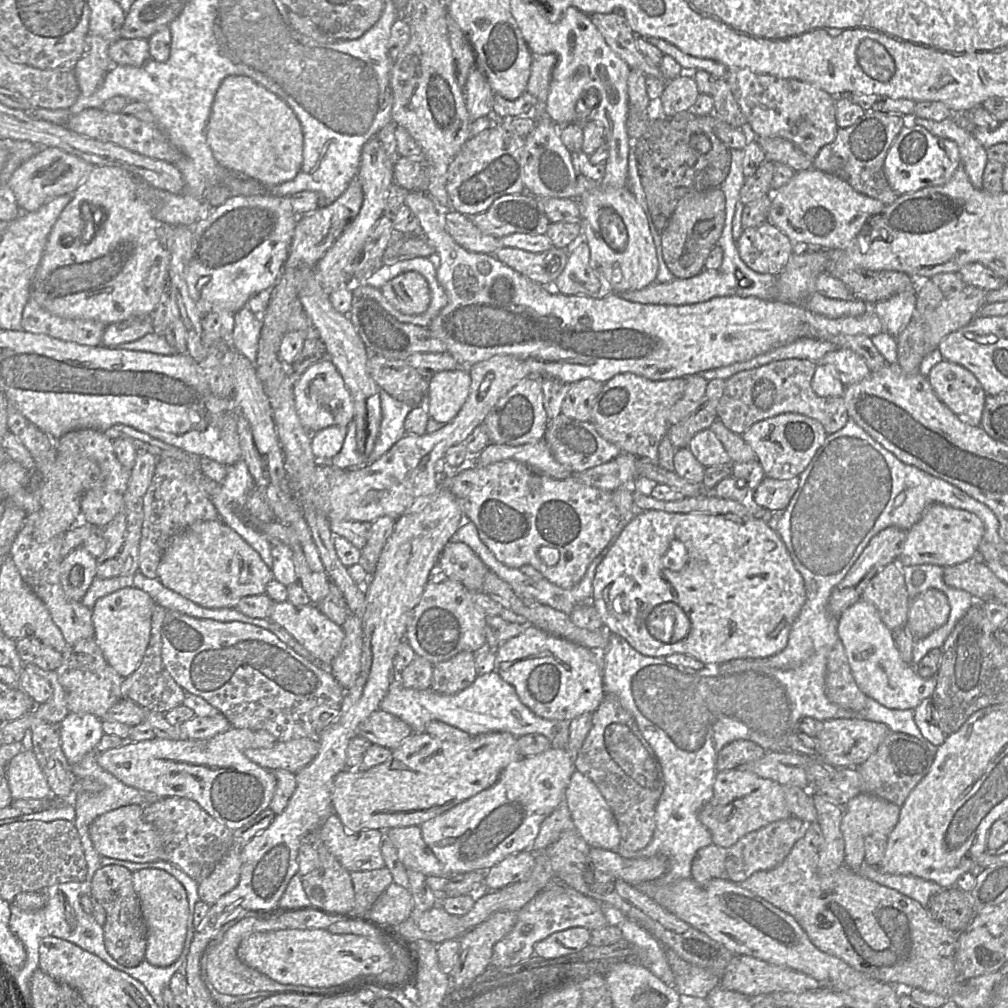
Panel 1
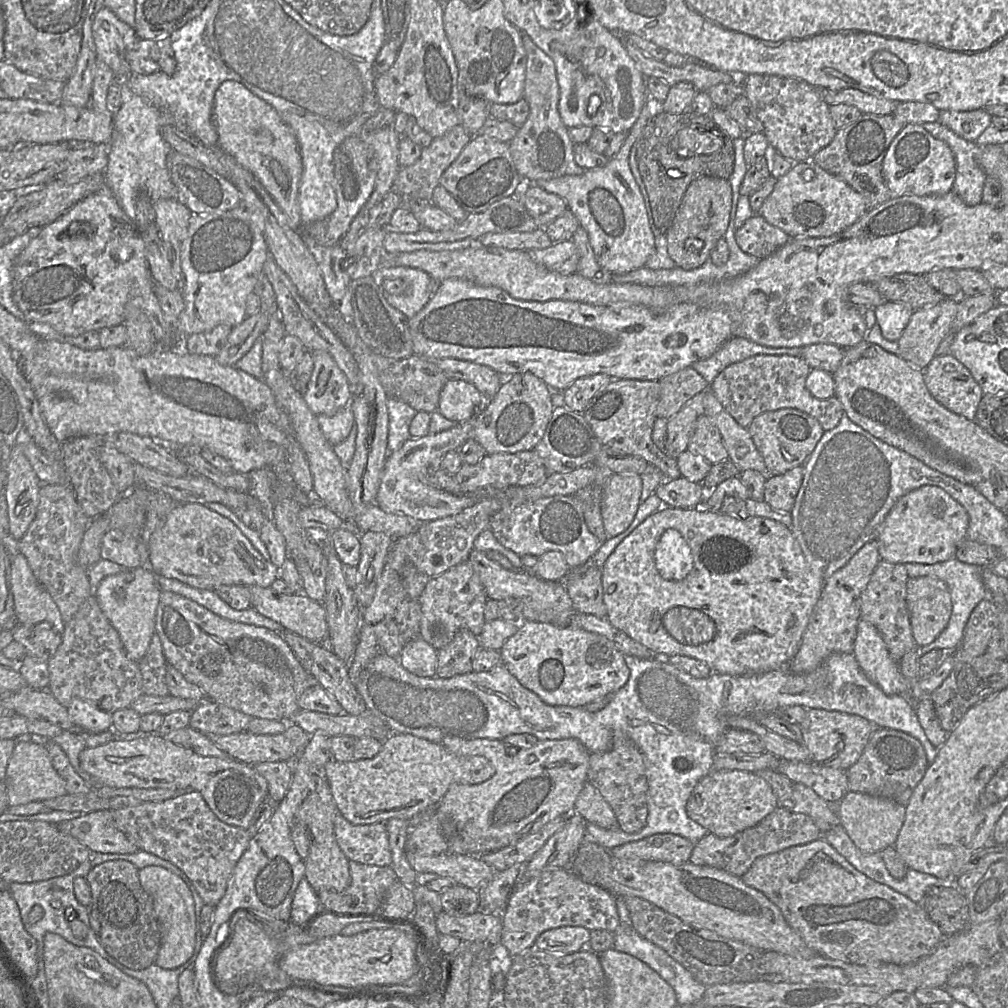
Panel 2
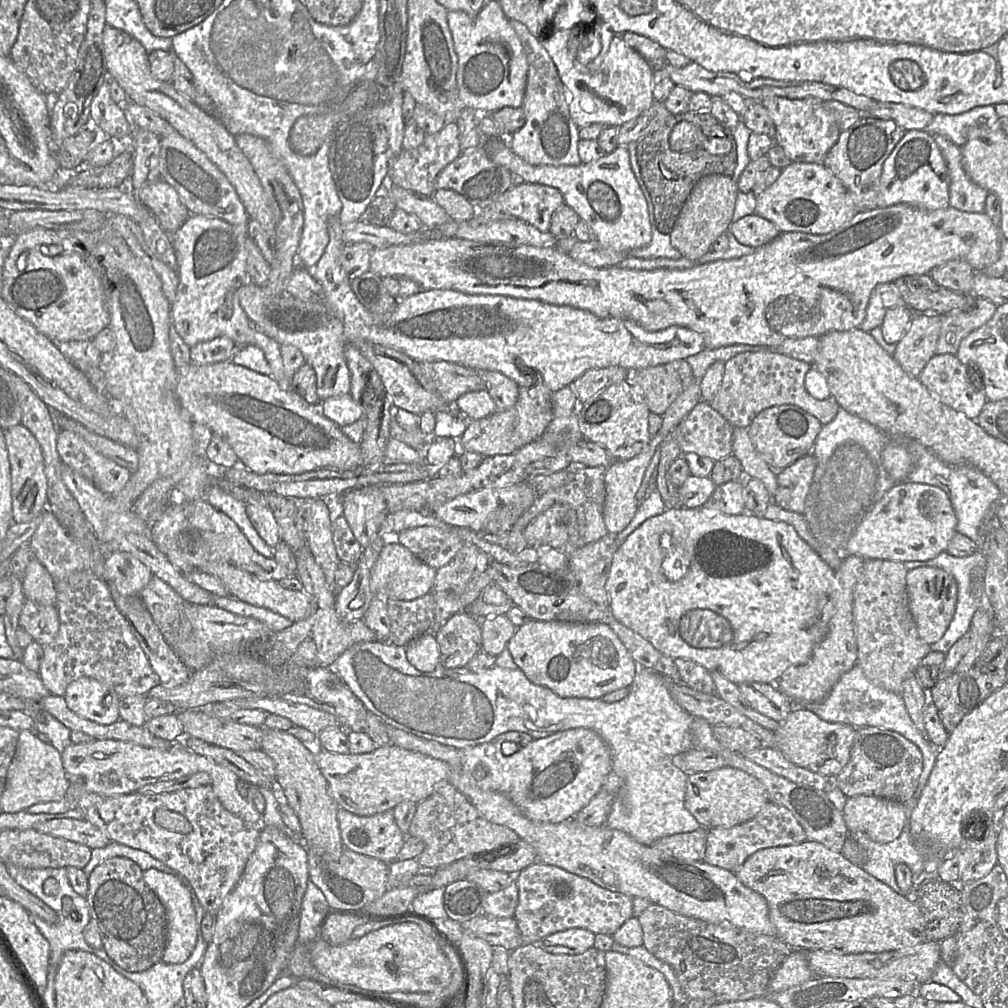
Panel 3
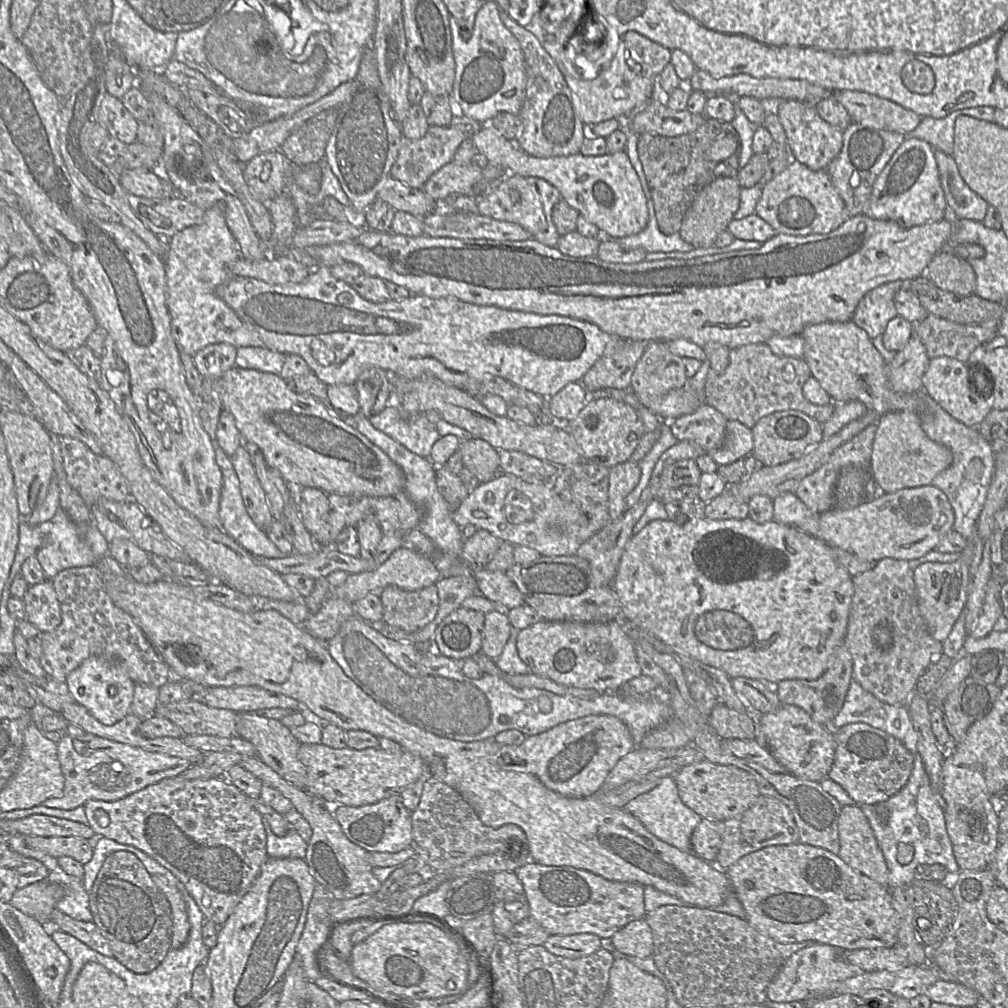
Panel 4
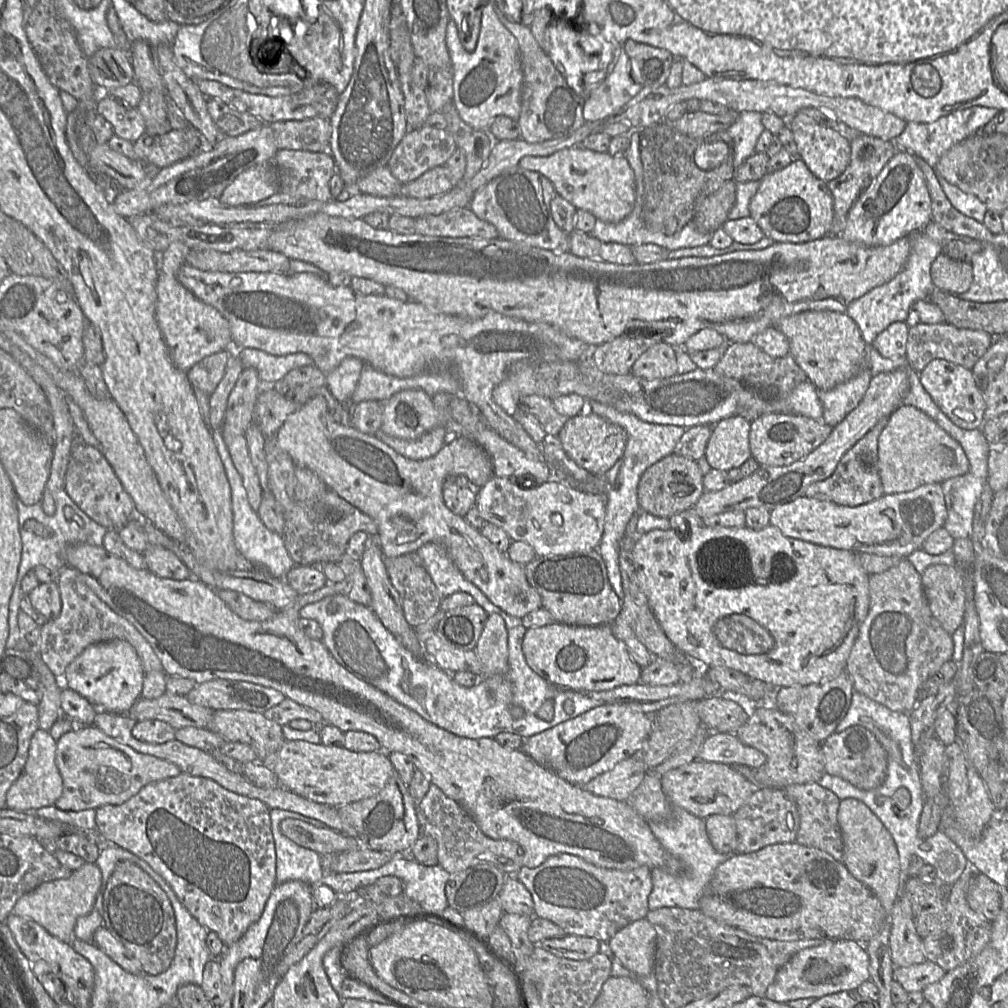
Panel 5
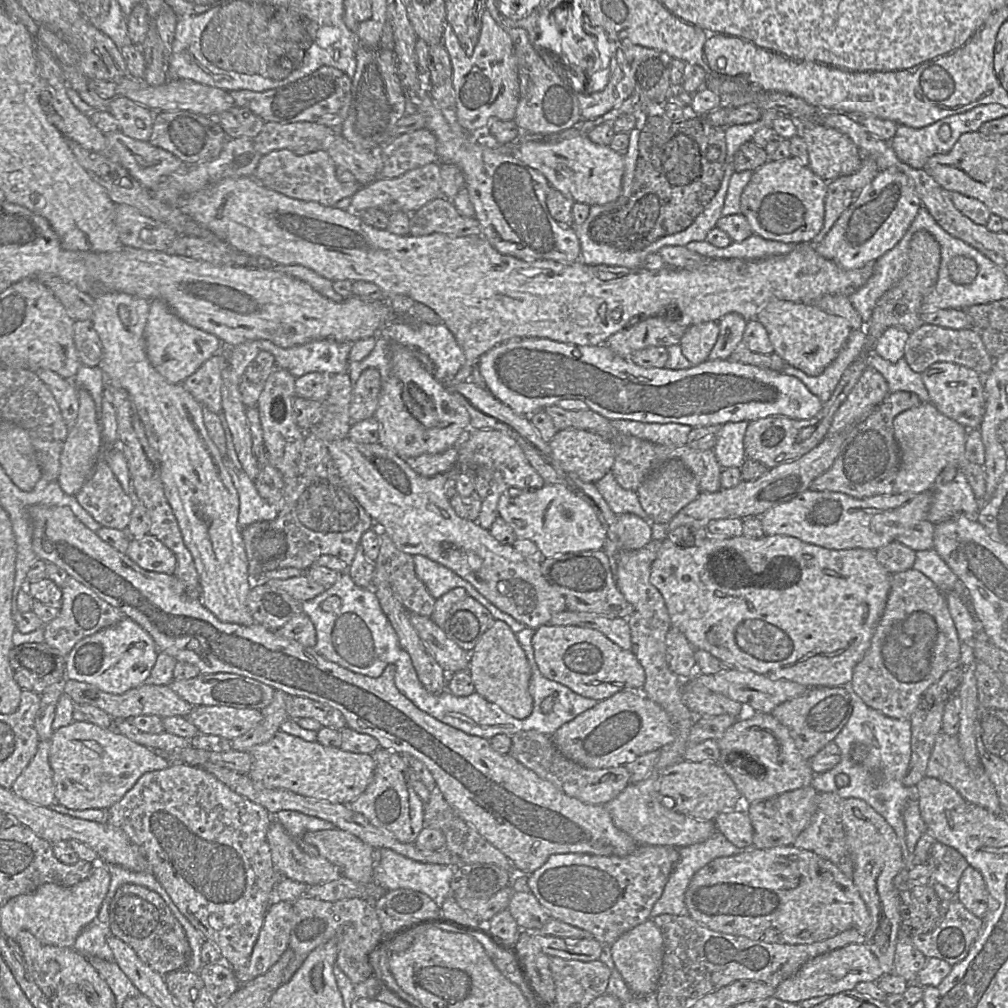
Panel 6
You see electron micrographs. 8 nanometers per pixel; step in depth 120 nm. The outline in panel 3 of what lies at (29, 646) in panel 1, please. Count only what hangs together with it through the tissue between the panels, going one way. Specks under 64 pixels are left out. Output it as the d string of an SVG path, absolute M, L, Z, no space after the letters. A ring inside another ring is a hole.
M26 598L19 627L24 628L42 646L52 643L60 629L57 606L43 605Z

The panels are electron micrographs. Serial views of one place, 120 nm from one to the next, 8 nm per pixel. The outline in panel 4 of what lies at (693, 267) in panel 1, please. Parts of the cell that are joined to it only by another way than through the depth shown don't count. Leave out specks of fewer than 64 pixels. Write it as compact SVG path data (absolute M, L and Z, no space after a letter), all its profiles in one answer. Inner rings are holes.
M717 178L696 196L681 224L681 238L695 249L714 245L717 236L727 229L740 205L741 186L736 178Z

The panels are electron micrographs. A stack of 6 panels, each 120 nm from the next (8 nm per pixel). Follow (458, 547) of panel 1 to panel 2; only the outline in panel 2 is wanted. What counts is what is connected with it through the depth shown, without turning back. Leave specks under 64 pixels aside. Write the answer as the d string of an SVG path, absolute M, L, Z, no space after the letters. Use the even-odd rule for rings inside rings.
M473 550L467 559L484 586L488 599L503 601L516 598L522 602L522 614L525 620L566 625L577 611L569 596L567 587L562 581L542 579L528 571L508 570L488 558L486 553Z

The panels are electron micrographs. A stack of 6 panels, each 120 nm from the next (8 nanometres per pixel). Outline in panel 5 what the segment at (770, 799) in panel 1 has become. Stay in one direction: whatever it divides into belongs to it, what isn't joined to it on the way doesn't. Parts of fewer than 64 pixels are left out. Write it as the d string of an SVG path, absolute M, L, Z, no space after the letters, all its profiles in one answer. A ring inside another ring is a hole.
M699 759L663 774L661 786L673 807L685 809L702 819L714 814L733 815L755 790L752 781L736 768Z

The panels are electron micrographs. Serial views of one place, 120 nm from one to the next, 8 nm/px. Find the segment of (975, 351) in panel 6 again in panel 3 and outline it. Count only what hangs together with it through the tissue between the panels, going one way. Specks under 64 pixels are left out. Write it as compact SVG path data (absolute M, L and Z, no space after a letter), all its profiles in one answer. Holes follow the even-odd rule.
M974 296L974 306L971 309L942 315L936 354L956 355L961 341L990 320L997 306L986 298Z

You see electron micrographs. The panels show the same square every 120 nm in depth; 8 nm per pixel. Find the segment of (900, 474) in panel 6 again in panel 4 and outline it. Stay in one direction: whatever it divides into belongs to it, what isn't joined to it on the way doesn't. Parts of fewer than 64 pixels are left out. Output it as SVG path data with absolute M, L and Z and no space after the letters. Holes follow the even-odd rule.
M907 410L886 412L879 417L876 424L871 472L879 494L930 485L939 473L951 465L953 461L951 451L928 438L922 429L918 414Z

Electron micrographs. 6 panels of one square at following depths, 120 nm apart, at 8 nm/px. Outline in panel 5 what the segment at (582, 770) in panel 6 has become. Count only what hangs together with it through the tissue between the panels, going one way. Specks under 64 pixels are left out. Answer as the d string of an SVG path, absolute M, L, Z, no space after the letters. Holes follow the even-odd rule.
M633 757L618 762L611 770L595 777L582 788L600 797L627 802L643 781L648 769Z

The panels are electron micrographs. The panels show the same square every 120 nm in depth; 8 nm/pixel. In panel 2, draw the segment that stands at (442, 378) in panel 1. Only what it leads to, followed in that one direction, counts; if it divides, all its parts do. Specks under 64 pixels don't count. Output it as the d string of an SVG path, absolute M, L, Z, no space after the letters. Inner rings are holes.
M449 379L440 393L437 411L455 423L475 416L484 405L484 398L474 385Z

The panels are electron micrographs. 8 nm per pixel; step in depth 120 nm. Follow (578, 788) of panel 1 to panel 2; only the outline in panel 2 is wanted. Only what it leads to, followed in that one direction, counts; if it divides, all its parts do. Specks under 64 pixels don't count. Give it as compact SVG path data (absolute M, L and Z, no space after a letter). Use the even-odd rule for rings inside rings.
M589 781L584 784L578 795L573 812L581 816L587 824L594 824L604 829L618 827L612 808Z

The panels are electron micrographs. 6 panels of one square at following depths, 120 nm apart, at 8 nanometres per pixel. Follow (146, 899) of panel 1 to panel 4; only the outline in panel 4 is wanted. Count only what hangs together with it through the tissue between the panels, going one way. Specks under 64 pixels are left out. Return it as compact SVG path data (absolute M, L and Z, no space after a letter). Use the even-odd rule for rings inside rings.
M151 876L170 903L173 919L171 948L179 949L186 943L190 931L186 902L179 889L170 884L164 876Z

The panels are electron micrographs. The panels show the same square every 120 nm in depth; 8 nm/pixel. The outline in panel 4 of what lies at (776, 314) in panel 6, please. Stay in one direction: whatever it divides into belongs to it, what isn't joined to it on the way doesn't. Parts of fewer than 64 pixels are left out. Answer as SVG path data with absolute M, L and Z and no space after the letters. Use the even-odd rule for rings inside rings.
M852 320L808 325L800 336L804 341L803 359L833 403L858 400L879 414L903 410L920 414L923 411L922 390L915 393L893 391L887 381L886 362L867 333Z

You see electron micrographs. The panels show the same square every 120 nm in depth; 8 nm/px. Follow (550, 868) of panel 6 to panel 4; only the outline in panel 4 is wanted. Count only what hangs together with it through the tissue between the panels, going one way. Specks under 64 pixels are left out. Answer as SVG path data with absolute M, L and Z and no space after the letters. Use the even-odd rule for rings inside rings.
M530 861L515 873L529 903L529 917L550 935L593 933L612 938L622 927L646 915L644 886L635 882L614 882L586 870Z

